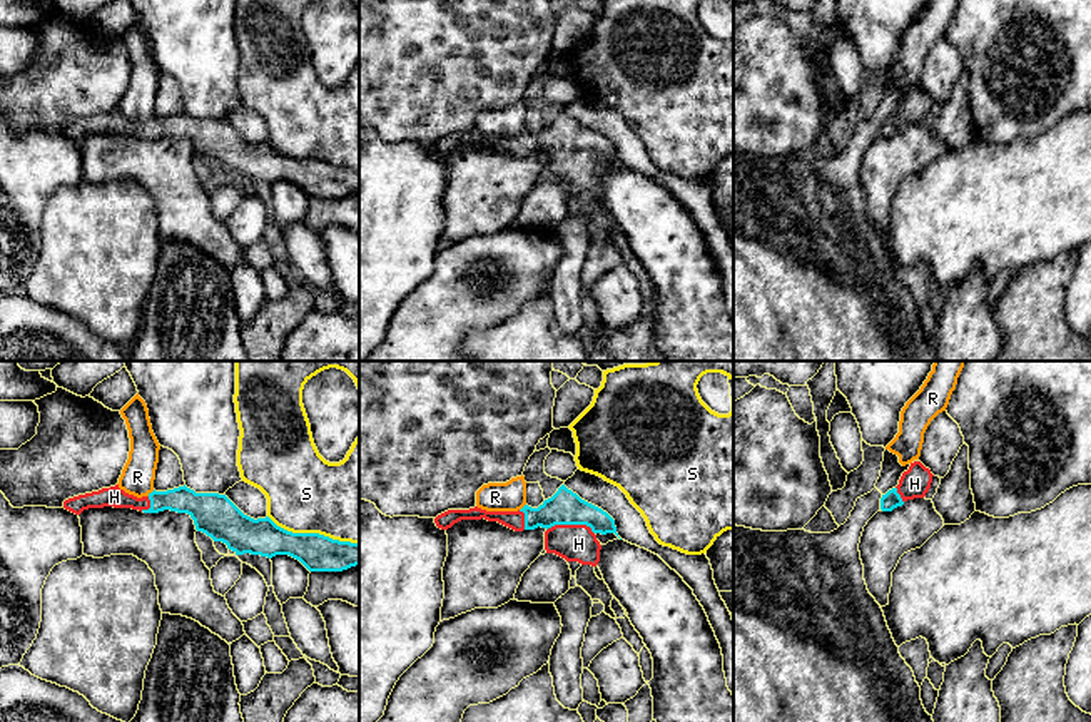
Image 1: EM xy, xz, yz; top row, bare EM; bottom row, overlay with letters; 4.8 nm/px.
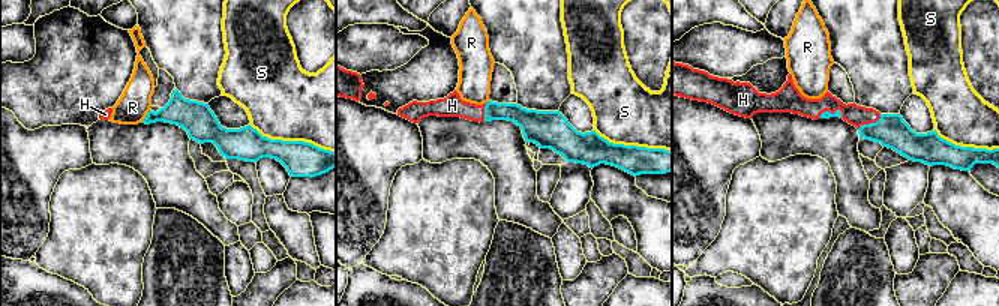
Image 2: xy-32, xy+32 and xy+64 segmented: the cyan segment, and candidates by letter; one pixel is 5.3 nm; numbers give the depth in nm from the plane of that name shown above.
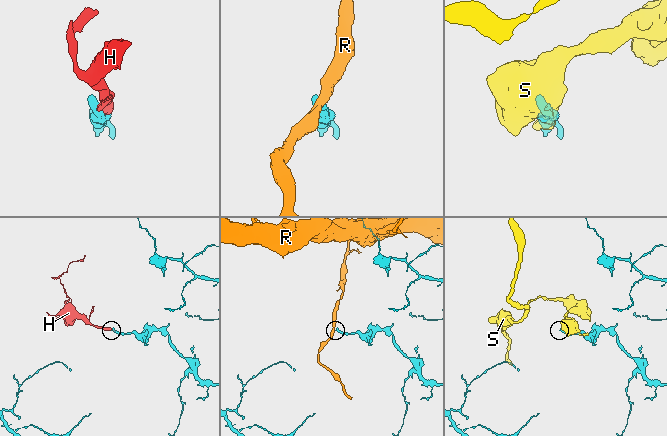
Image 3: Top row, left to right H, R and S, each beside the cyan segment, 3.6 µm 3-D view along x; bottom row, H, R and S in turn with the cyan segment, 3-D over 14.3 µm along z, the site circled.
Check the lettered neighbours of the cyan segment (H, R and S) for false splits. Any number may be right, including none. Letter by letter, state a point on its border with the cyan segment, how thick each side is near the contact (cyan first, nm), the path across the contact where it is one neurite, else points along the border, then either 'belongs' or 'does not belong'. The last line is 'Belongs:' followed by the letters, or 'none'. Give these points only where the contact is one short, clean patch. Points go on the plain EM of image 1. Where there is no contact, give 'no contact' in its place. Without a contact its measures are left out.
H: xz (572, 149) | 160/180 nm | across xz (565, 132), (565, 141), (572, 149), (572, 162), (578, 169) | belongs
R: xy (152, 117) | 140/160 nm | along xy (154, 116), (147, 121) | does not belong
S: xy (313, 159) | 180/400 nm | does not belong
Belongs: H

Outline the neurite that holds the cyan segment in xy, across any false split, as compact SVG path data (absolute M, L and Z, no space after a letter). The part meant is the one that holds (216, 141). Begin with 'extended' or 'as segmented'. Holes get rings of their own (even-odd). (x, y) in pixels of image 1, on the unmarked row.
extended; M119 110L110 114L102 114L99 117L79 120L63 127L63 134L80 140L89 134L132 134L144 139L159 139L164 135L187 139L195 150L197 157L206 159L214 167L222 167L236 180L261 180L272 184L276 180L289 180L299 186L309 197L343 197L351 192L359 191L359 169L339 167L319 159L292 159L277 152L269 142L266 144L251 144L244 140L226 120L219 119L195 119L194 115L184 112L167 115L167 117L152 117L147 122L137 124L125 119Z

